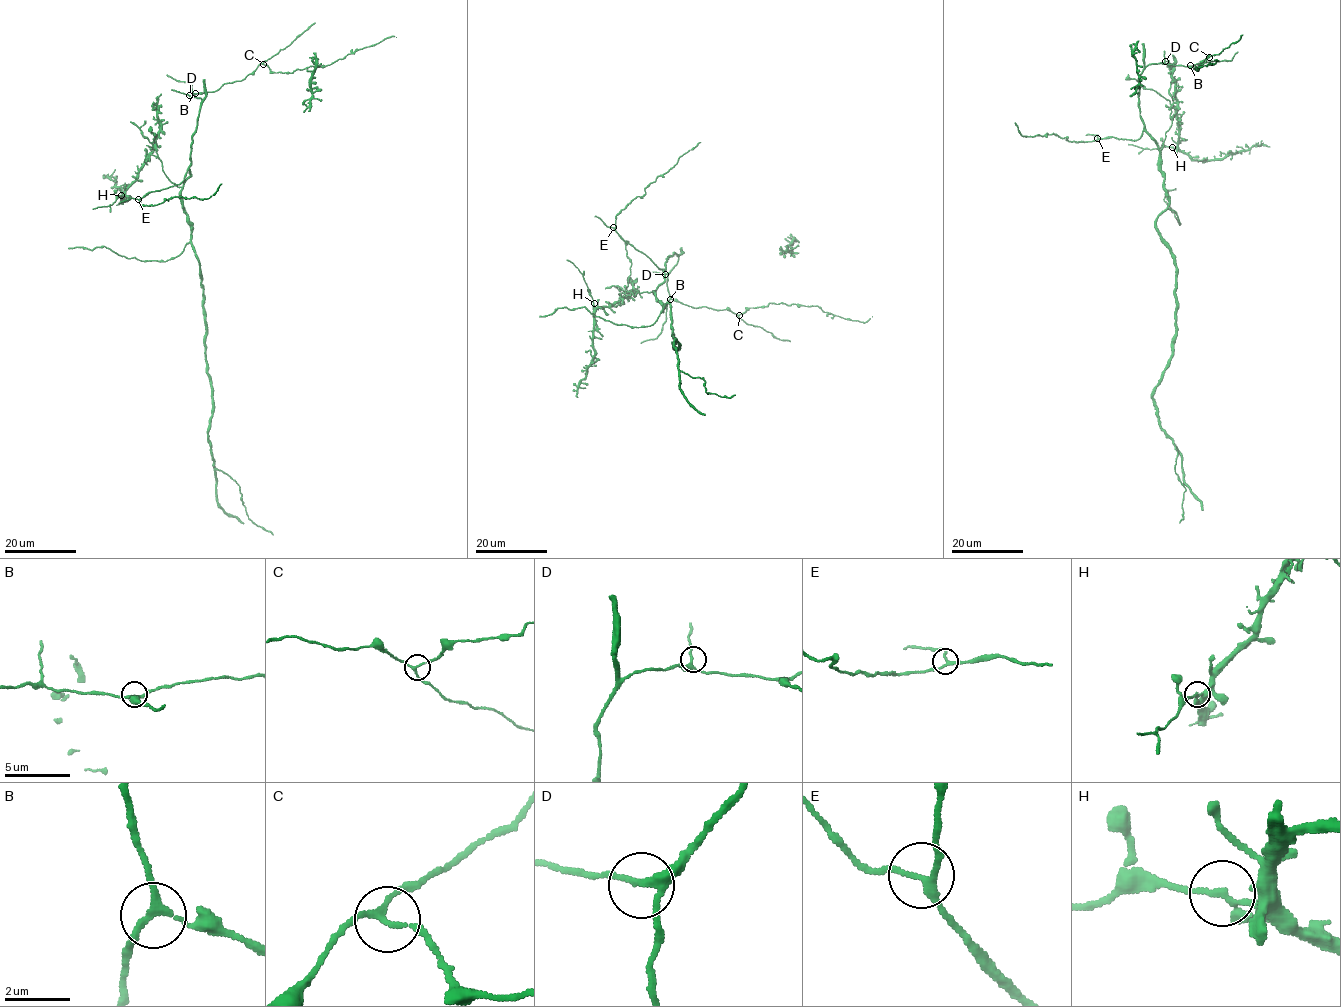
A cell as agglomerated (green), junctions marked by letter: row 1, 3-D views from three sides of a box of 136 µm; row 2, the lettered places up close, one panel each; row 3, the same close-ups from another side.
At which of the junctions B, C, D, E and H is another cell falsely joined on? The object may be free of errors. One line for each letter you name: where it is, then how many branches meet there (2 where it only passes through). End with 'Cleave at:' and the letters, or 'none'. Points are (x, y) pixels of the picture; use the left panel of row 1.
H: at (121, 195); 3 branches meet
Cleave at: H

